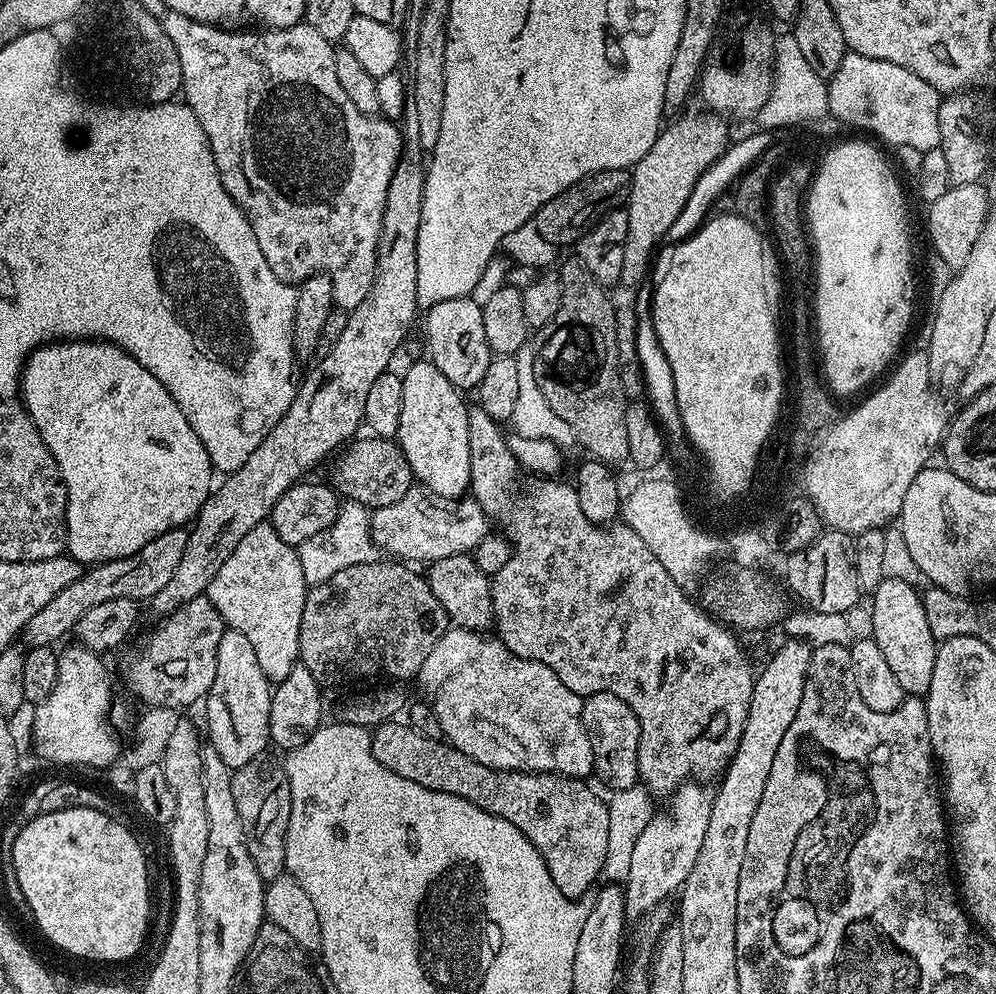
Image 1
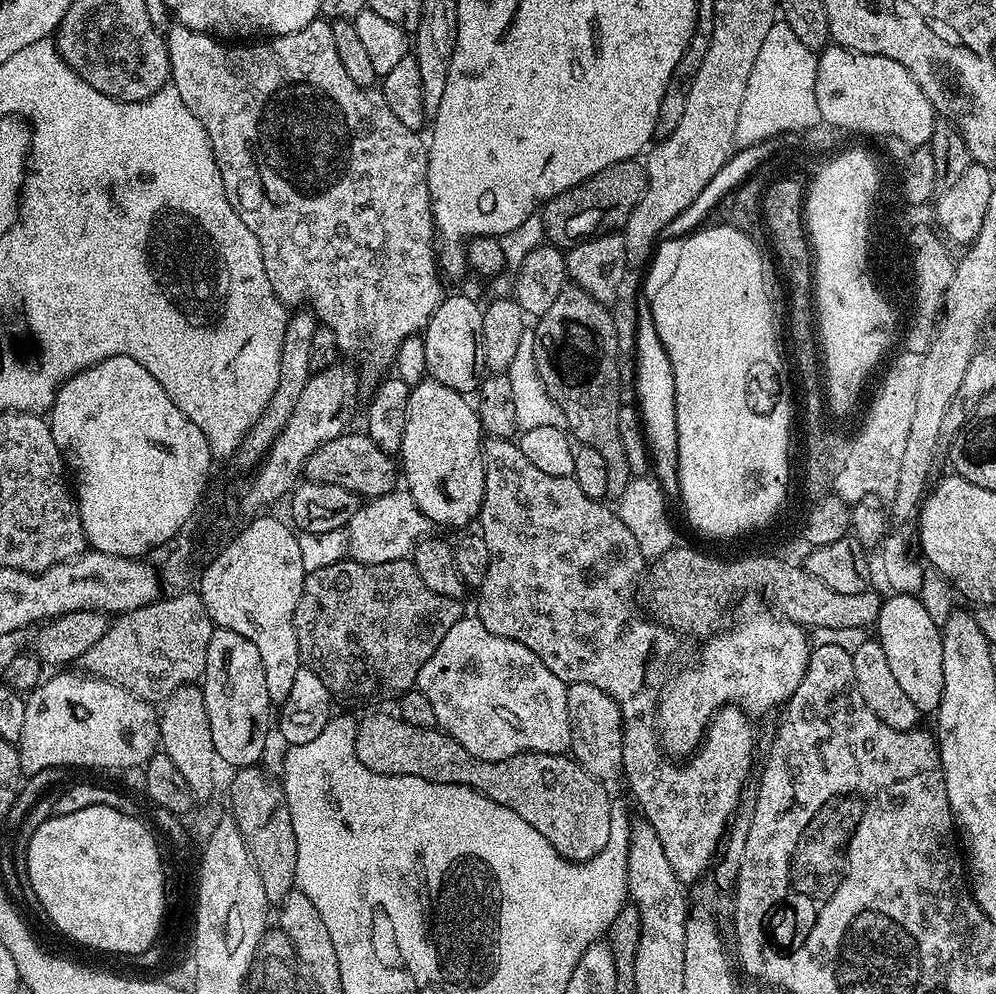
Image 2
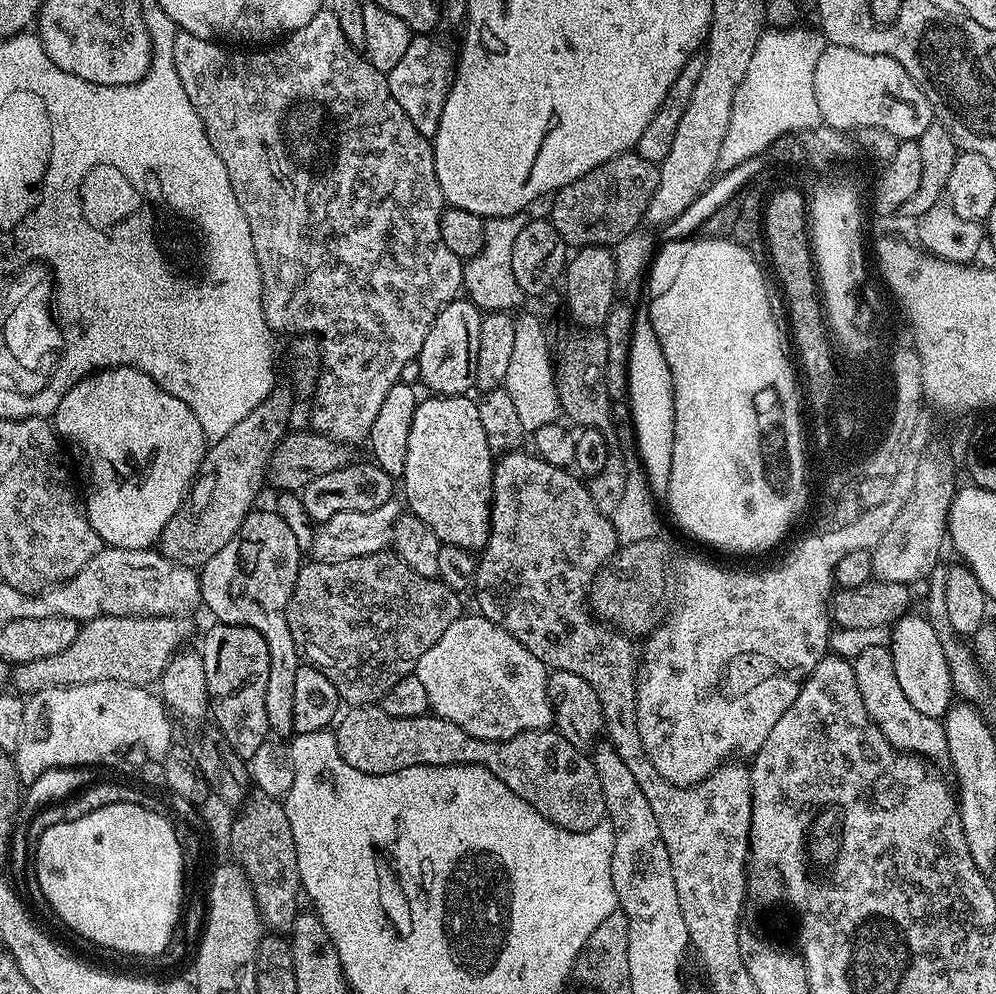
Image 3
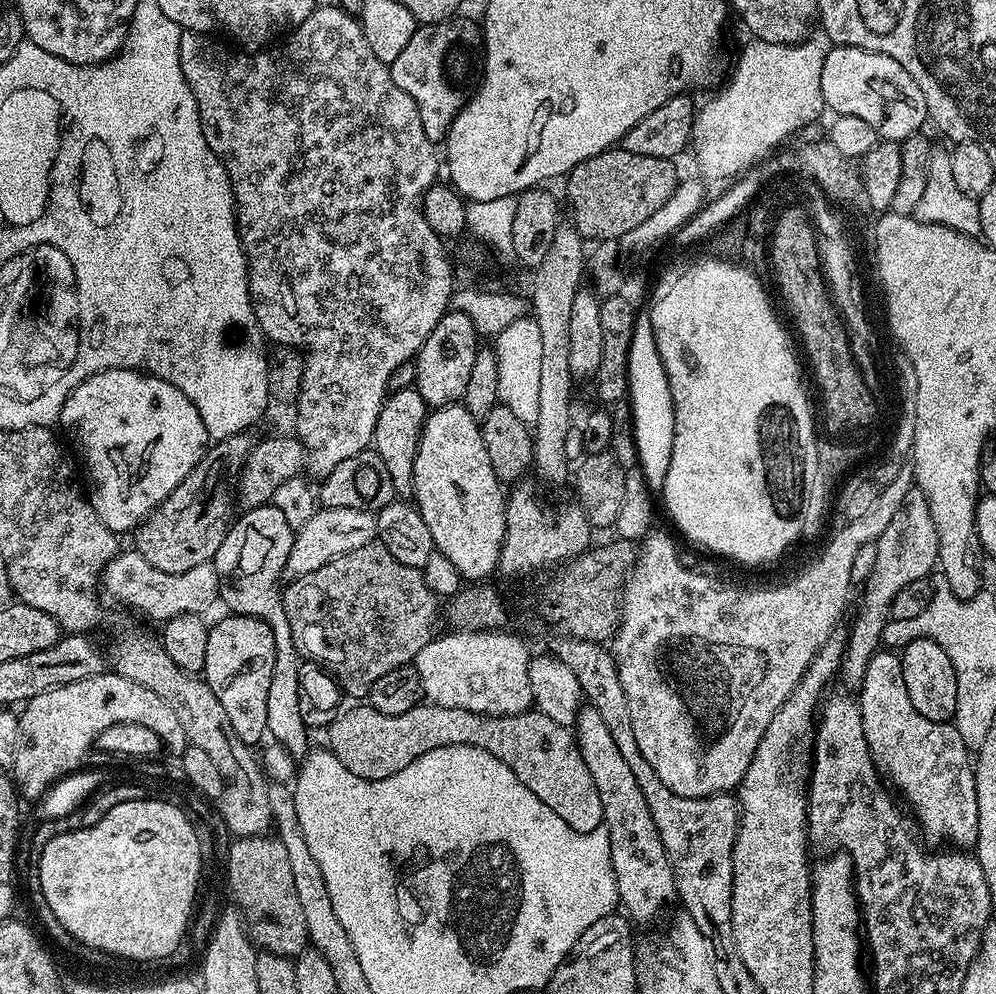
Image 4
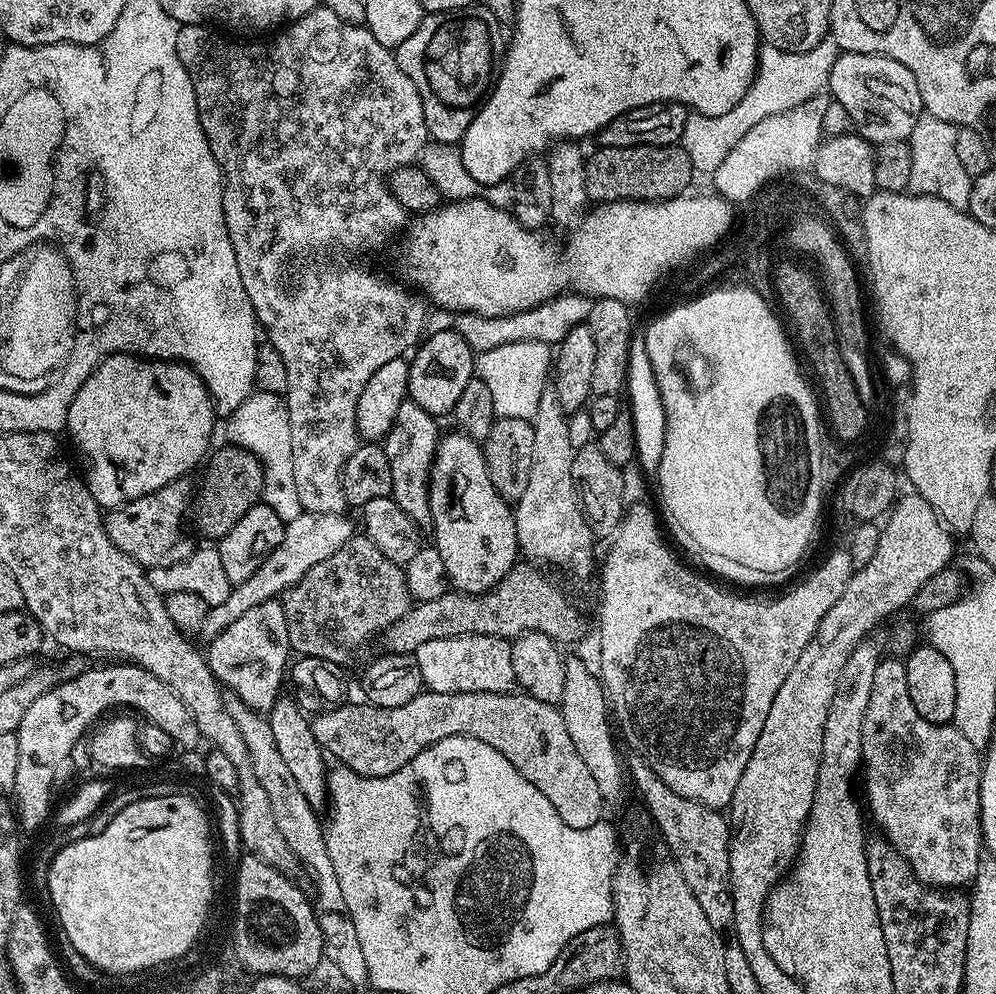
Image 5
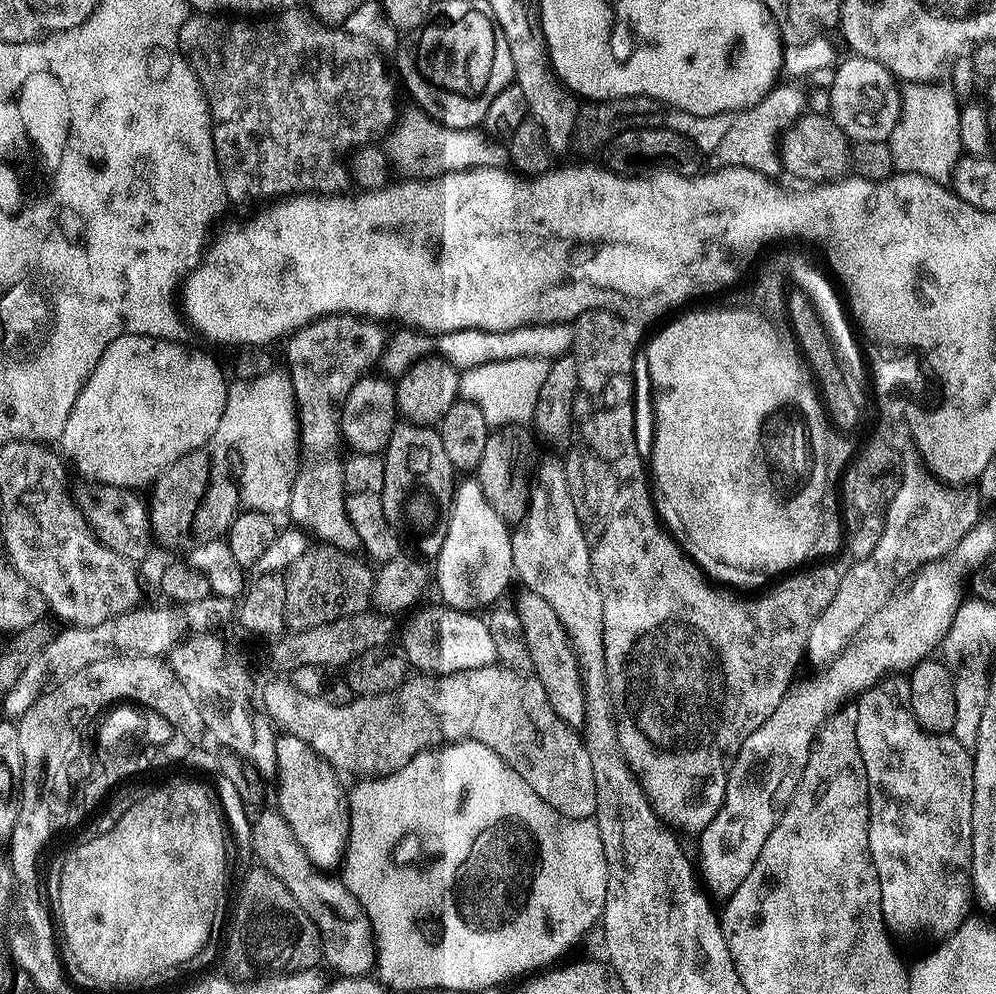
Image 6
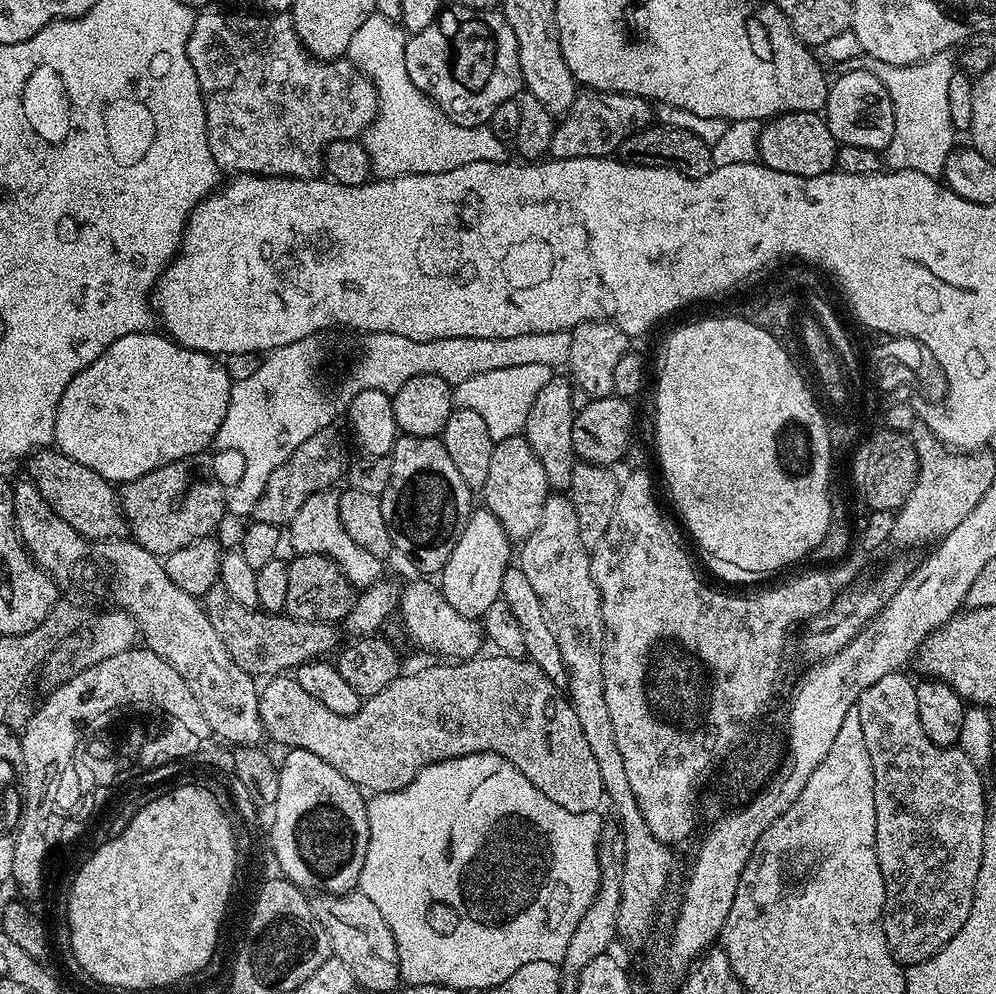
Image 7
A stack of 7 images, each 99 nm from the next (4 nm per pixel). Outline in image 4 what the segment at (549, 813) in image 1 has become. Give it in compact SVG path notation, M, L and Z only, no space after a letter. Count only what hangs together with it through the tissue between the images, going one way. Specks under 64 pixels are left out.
M431 702L418 703L406 714L382 714L371 706L363 707L341 711L326 729L327 747L358 778L390 778L390 774L406 770L414 758L438 750L438 746L473 744L506 762L522 786L538 794L566 826L589 832L604 823L602 798L598 798L598 786L594 786L594 778L590 778L590 770L582 762L575 735L546 718L546 714L529 710L513 716L483 716Z

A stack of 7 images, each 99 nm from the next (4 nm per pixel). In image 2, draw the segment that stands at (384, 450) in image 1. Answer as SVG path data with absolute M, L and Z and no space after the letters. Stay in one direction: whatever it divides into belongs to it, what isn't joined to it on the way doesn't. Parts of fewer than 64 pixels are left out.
M345 431L344 435L318 446L318 450L310 454L303 475L319 484L342 486L361 498L375 498L393 491L398 484L397 461L389 453L383 452L363 431L352 431Z

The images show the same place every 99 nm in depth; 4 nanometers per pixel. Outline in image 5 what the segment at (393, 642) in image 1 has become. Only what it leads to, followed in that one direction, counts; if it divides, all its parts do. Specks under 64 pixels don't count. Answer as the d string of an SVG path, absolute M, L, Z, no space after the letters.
M354 534L337 553L289 588L282 597L288 647L300 656L335 657L335 652L356 648L368 635L379 637L414 601L408 593L404 569L390 562L368 536Z

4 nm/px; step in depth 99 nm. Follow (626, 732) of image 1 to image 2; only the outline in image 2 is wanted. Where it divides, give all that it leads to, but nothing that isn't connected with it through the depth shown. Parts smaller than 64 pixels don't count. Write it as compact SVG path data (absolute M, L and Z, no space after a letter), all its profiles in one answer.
M578 682L568 684L566 694L566 706L570 710L570 730L572 731L572 747L570 755L573 760L586 770L596 780L609 782L615 776L619 777L623 773L622 766L622 714L606 694L606 690L598 690L598 686L590 686L590 682Z

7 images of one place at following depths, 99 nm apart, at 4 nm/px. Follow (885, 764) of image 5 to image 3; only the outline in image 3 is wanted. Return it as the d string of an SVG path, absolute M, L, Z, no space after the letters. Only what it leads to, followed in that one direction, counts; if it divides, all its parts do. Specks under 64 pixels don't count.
M888 644L882 646L869 646L867 650L862 650L856 659L852 661L854 666L854 678L858 678L858 690L862 694L862 702L866 702L866 714L876 723L878 730L899 752L910 752L913 756L923 756L925 760L940 762L947 757L948 747L946 746L946 730L940 720L930 718L926 714L921 714L919 710L906 698L906 693L902 691L902 685L898 682L894 674L894 658L892 649Z

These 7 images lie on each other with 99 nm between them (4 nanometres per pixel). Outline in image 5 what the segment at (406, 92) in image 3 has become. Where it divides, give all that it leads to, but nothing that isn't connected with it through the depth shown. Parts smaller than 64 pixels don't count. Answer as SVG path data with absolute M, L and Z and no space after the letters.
M481 7L479 11L480 16L468 16L472 14L453 14L451 12L434 12L425 15L424 21L418 26L418 30L414 30L414 34L410 34L410 38L406 38L406 42L402 42L399 48L395 49L394 52L398 66L402 66L406 78L410 78L410 82L414 82L414 86L418 86L418 94L422 98L422 114L426 118L426 130L428 131L429 137L438 144L459 145L460 139L464 137L466 130L470 126L474 109L481 103L482 97L489 91L490 85L493 83L494 68L492 72L492 64L497 63L496 65L499 65L506 52L506 36L500 33L500 28L502 28L501 21L496 19L495 14L493 14L489 8Z

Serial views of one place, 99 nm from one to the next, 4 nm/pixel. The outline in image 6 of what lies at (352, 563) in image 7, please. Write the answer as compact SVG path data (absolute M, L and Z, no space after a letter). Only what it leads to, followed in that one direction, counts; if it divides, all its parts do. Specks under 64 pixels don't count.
M339 314L323 316L321 320L313 320L304 328L293 332L287 337L288 368L287 375L292 378L292 389L296 399L296 422L300 426L300 468L294 478L294 490L286 493L288 512L292 515L291 523L295 527L315 534L325 545L332 545L343 551L355 553L360 548L358 533L346 514L344 497L344 462L345 457L340 456L342 437L340 431L341 408L347 396L354 389L354 384L369 375L372 368L381 363L386 345L390 340L389 333L384 333L385 326L375 319L365 315Z

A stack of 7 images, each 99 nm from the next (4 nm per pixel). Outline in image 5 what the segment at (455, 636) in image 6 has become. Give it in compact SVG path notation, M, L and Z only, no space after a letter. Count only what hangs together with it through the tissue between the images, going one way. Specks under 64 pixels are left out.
M459 636L458 638L434 638L434 642L425 642L418 646L415 658L418 670L422 670L424 688L429 692L454 694L455 692L511 692L516 679L514 666L510 663L511 643L499 636Z

